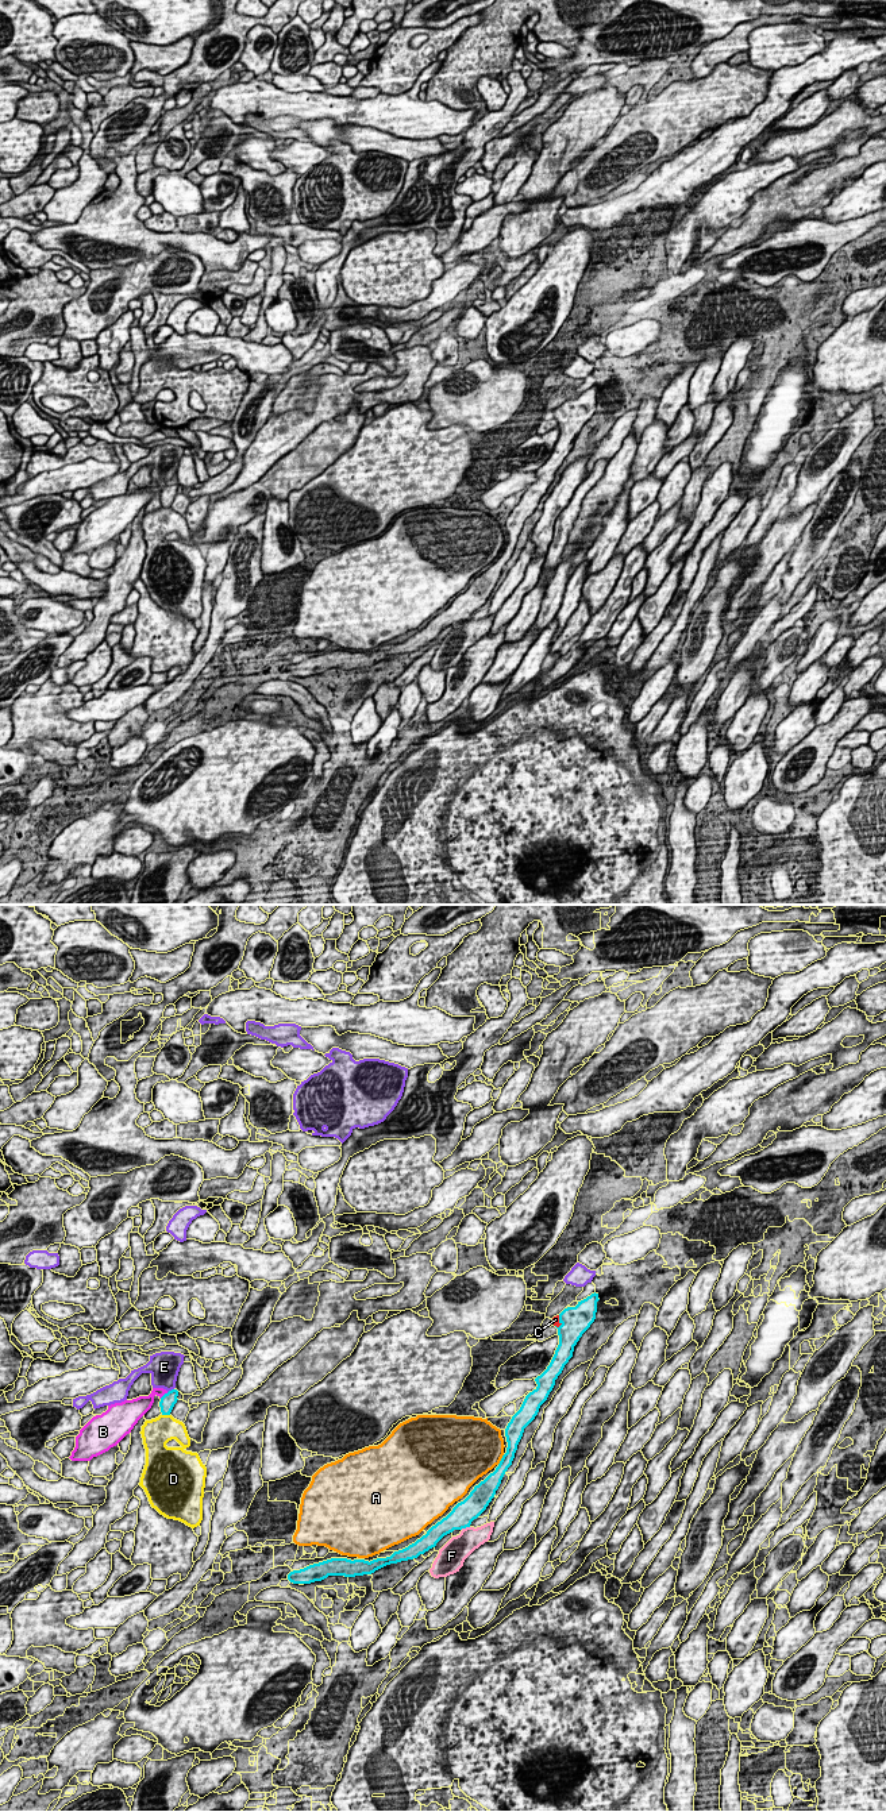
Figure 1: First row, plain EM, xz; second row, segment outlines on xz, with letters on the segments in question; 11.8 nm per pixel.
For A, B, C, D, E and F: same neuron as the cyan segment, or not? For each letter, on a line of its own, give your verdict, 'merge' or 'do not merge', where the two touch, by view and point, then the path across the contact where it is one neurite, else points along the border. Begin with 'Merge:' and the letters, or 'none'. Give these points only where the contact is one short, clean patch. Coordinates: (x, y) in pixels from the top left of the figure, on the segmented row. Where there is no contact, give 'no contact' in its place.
Merge: C
A: do not merge; meets cyan in xz at (501, 1460)
B: do not merge; meets cyan in xz at (165, 1394)
C: merge; meets cyan in xz at (559, 1322); runs through xz (576, 1321), (559, 1322), (555, 1319)
D: do not merge; meets cyan in xz at (166, 1414)
E: do not merge; meets cyan in xz at (172, 1390)
F: do not merge; meets cyan in xz at (465, 1527); border along xz (469, 1526), (461, 1529)

